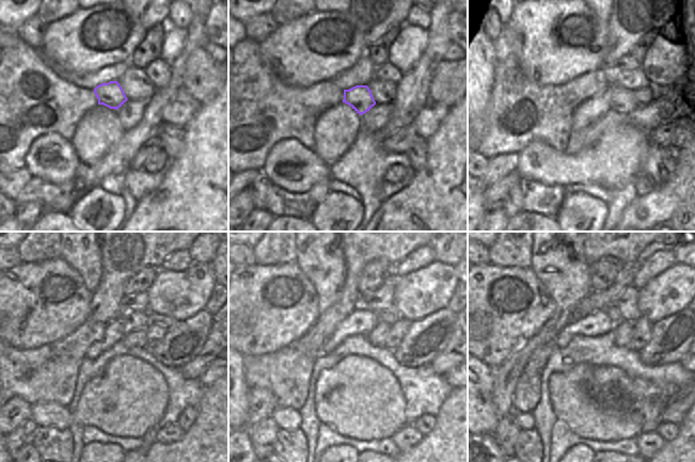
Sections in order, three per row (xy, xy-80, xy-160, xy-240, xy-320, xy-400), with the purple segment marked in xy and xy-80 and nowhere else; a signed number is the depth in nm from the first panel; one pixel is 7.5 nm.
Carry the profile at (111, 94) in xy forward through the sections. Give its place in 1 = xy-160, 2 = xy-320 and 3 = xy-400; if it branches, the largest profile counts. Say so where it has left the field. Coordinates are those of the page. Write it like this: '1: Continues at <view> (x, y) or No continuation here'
1: Continues at xy-160 (619, 99)
2: Continues at xy-320 (378, 337)
3: Continues at xy-400 (624, 330)

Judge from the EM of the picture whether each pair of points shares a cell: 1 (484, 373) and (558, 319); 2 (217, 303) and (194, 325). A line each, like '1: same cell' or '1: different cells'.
1: different cells
2: different cells

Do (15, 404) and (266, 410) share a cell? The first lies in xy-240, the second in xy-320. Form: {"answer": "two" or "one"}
{"answer": "one"}

